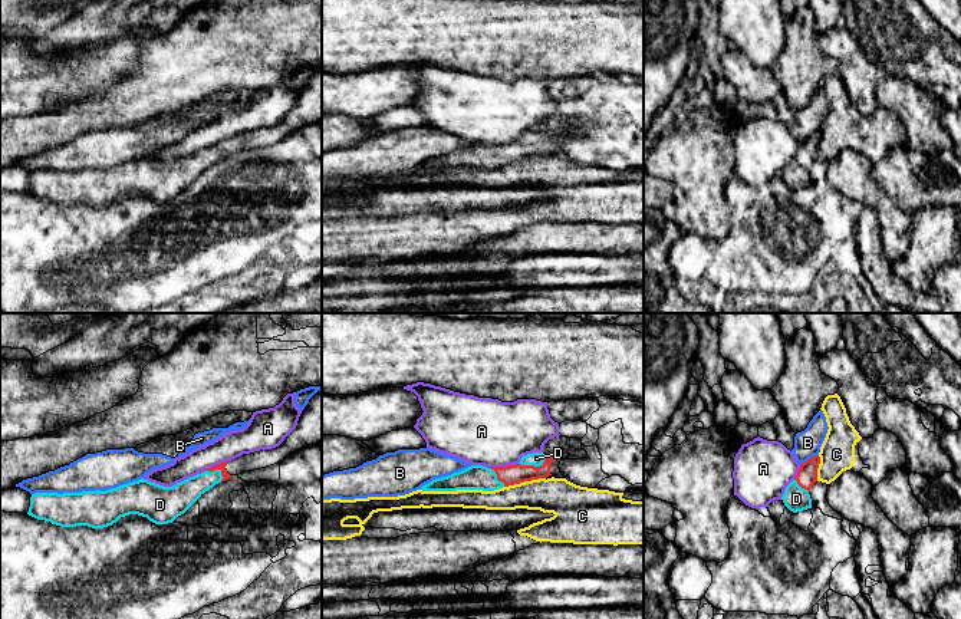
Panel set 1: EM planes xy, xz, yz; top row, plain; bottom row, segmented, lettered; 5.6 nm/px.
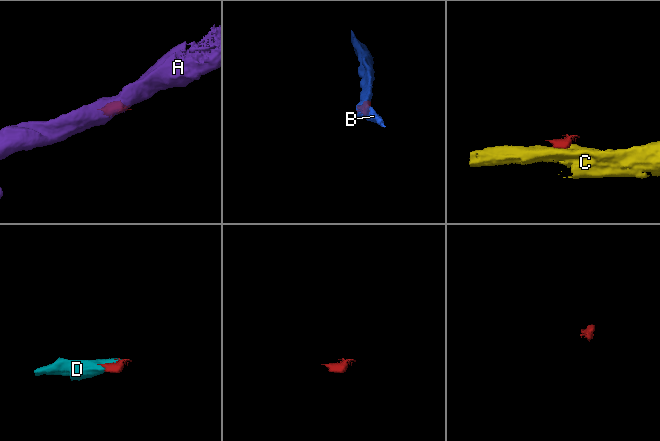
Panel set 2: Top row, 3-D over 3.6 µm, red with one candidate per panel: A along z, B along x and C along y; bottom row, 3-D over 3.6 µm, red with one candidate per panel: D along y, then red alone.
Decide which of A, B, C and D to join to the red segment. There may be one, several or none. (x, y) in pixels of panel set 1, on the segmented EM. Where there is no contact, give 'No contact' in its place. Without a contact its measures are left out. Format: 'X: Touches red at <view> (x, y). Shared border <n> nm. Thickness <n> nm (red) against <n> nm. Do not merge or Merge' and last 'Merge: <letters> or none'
A: Touches red at xz (502, 467). Shared border 180 nm. Thickness 110 nm (red) against 380 nm. Do not merge
B: Touches red at yz (809, 458). Shared border 120 nm. Thickness 110 nm (red) against 150 nm. Do not merge
C: Touches red at xz (525, 480). Shared border 240 nm. Thickness 110 nm (red) against 200 nm. Do not merge
D: Touches red at xz (533, 466). Shared border 170 nm. Thickness 110 nm (red) against 80 nm. Merge
Merge: D

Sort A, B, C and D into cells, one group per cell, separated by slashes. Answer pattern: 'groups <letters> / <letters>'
groups A / B / C / D

